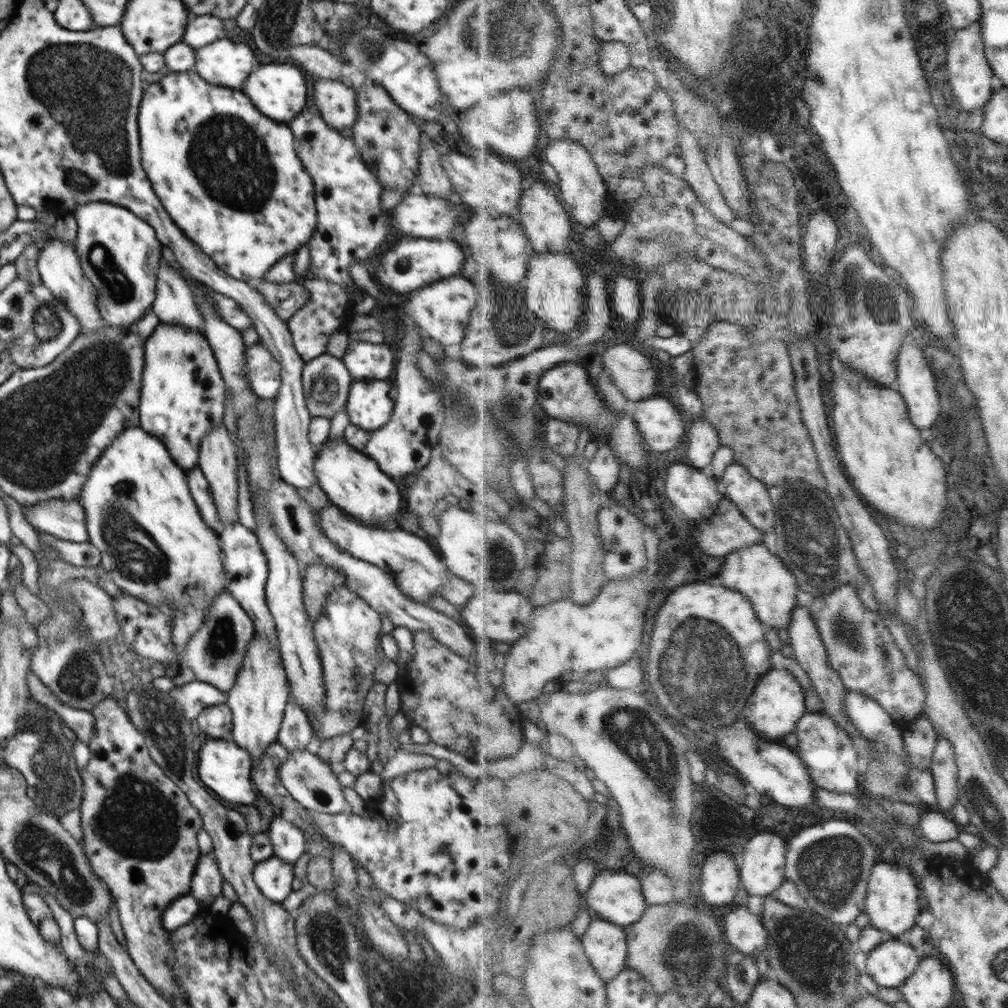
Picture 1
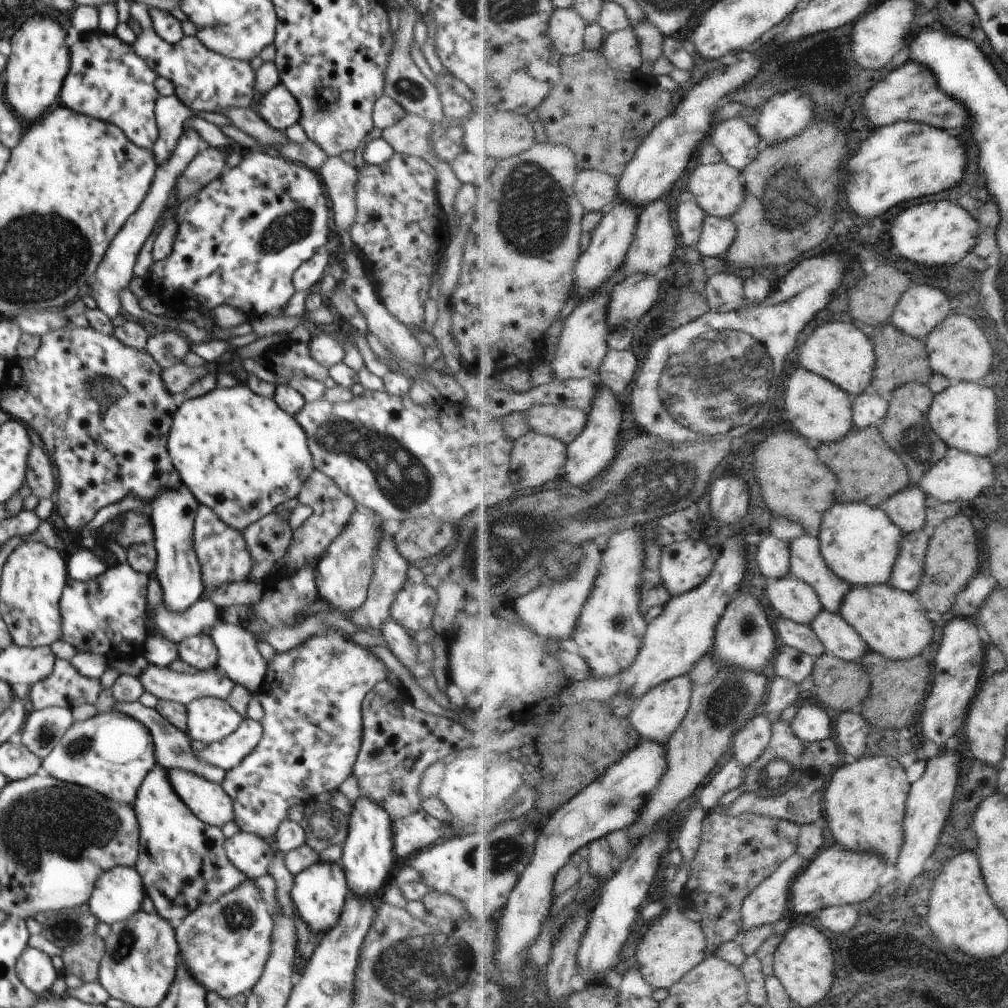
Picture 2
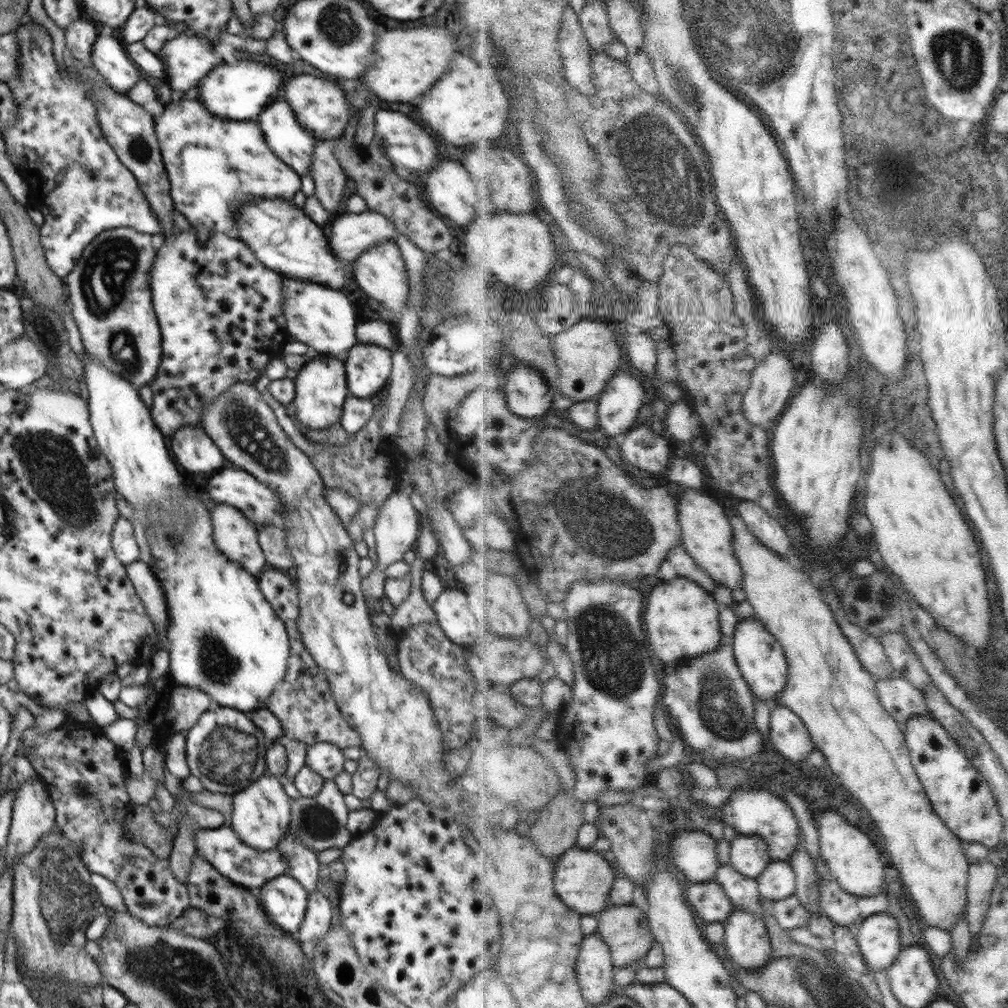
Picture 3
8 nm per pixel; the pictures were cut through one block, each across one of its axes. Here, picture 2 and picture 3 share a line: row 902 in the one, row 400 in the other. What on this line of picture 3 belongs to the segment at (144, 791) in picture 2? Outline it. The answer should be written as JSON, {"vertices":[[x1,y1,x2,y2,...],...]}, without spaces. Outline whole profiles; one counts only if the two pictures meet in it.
{"vertices":[[192,226,187,232,177,229,175,233,166,235,162,247,156,253,156,260,154,260,152,269,150,269,149,272,153,307,162,335,161,366,158,367,156,378,150,385,153,392,153,403,150,412,157,427,163,432,167,440,178,431,179,428,188,425,202,427,201,412,203,411,203,406,212,399,215,399,218,395,226,392,227,388,230,388,230,386,237,382,254,383,257,378,265,372,268,363,274,358,280,357,280,354,283,352,283,345,289,339,286,319,282,310,282,274,264,267,264,264,258,261,254,253,242,241,234,236,211,232,207,238,207,242,200,241,198,231]]}

